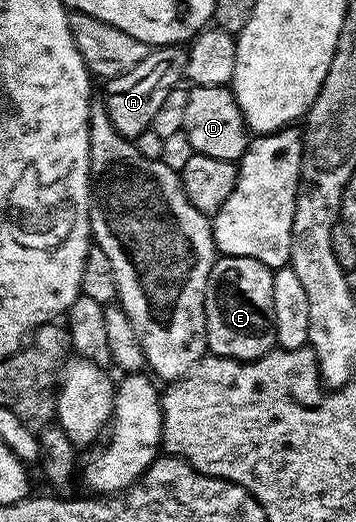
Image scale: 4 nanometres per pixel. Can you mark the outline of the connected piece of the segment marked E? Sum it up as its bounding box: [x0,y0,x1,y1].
[204,255,277,363]

